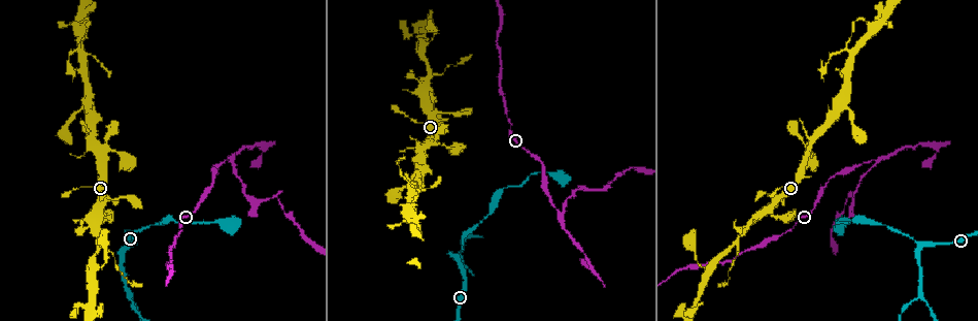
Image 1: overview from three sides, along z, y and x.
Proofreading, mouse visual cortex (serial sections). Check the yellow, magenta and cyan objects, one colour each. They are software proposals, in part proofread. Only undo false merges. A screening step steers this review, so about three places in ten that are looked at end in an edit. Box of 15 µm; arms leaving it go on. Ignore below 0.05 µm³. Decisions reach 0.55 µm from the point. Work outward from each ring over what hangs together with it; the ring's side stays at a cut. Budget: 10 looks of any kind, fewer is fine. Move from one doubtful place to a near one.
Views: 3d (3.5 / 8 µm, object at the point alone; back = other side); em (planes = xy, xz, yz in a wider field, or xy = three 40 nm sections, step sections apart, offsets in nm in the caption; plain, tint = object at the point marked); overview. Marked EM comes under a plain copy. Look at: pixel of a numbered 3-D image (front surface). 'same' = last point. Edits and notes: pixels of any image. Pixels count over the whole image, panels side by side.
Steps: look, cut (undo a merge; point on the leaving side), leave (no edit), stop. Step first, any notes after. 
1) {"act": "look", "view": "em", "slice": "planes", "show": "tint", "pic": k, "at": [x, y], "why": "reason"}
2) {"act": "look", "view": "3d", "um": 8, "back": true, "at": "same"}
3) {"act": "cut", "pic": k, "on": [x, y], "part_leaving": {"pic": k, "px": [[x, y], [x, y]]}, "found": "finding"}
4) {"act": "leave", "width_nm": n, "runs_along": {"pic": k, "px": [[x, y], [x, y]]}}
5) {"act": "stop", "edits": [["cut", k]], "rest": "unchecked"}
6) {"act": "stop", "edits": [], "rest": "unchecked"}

{"act": "look", "view": "3d", "um": 8, "pic": 1, "at": [458, 256], "why": "a fork"}

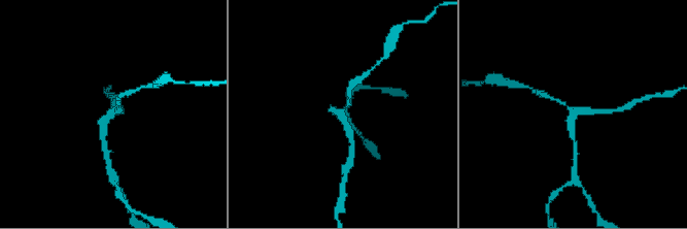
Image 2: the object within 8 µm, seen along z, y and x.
{"act": "look", "view": "3d", "um": 3.5, "pic": 2, "at": [578, 113]}

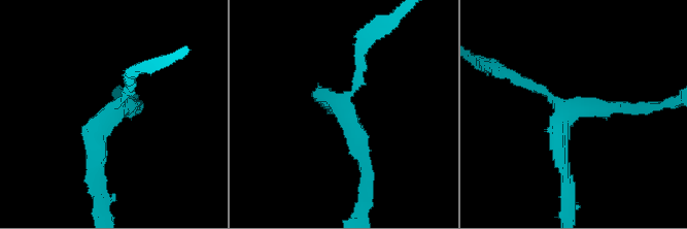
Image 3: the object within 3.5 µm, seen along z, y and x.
{"act": "look", "view": "em", "slice": "xy", "step": 5, "show": "tint", "pic": 3, "at": [347, 109], "arms": 3, "arm_widths_nm": [150, 200, 250]}

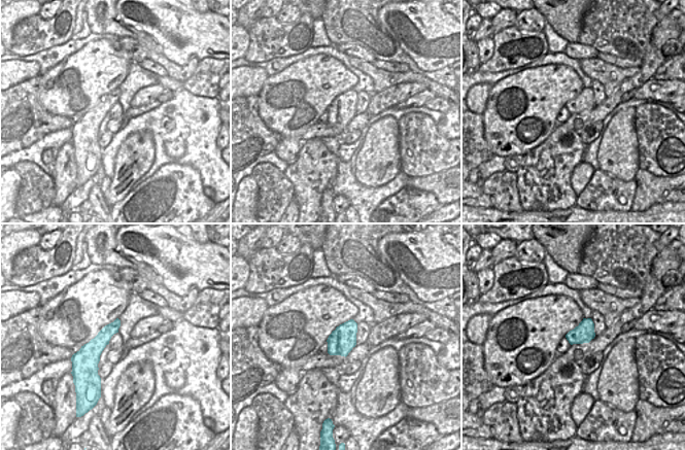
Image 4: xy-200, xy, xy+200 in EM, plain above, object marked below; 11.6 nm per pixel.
{"act": "leave", "runs_along": {"pic": 3, "px": [[632, 106], [570, 109], [514, 78]]}, "found": "continuous, no second cell"}

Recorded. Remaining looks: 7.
{"act": "look", "view": "3d", "um": 8, "pic": 1, "at": [231, 163], "why": "sharp bend"}

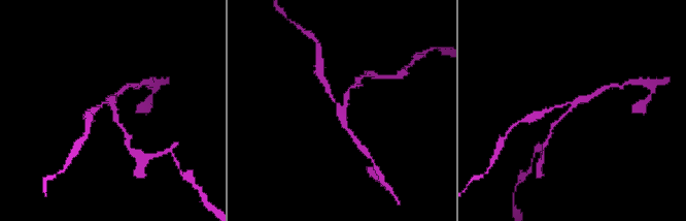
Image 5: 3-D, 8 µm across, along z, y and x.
{"act": "look", "view": "em", "slice": "xy", "step": 1, "show": "tint", "pic": 5, "at": [341, 106], "arms": 3, "arm_widths_nm": [150, 150, 250]}

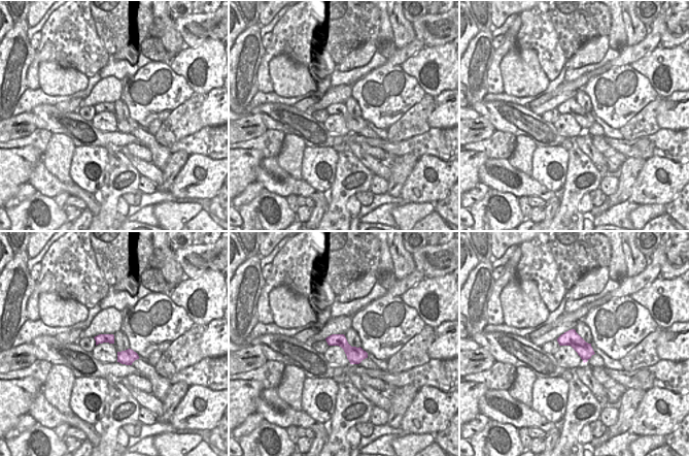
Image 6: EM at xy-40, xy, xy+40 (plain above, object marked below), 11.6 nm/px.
{"act": "leave", "width_nm": 190, "runs_along": {"pic": 5, "px": [[95, 109], [108, 102], [119, 125]]}, "found": "all the same cell"}

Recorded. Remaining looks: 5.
{"act": "look", "view": "3d", "um": 3.5, "pic": 1, "at": [128, 297], "why": "branch point"}

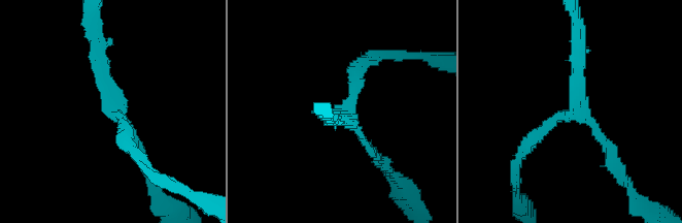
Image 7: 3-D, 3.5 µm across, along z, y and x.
{"act": "leave", "runs_along": {"pic": 7, "px": [[577, 42], [580, 105], [526, 147]]}, "found": "one cell here"}

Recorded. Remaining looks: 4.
{"act": "look", "view": "3d", "um": 3.5, "pic": 1, "at": [850, 203], "why": "sharp bend"}

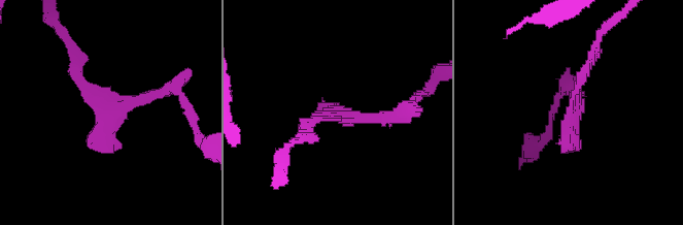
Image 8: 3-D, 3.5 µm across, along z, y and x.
{"act": "look", "view": "em", "slice": "xy", "step": 2, "show": "tint", "pic": 8, "at": [106, 110]}

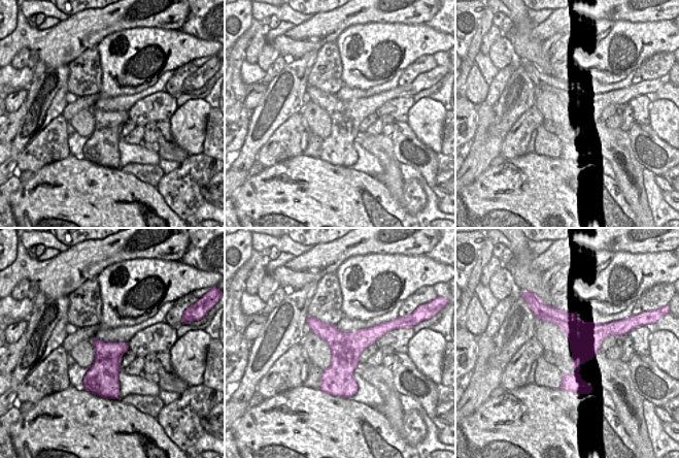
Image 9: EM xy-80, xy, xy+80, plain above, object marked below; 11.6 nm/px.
{"act": "leave", "width_nm": 360, "runs_along": {"pic": 9, "px": [[546, 307], [577, 336], [576, 378], [568, 388]]}, "found": "one cell here"}

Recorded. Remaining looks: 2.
{"act": "stop", "edits": [], "rest": "unchecked"}

